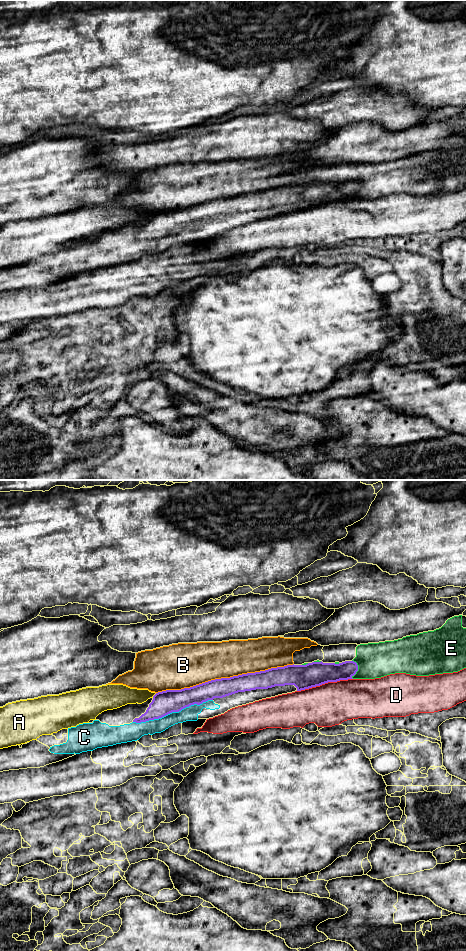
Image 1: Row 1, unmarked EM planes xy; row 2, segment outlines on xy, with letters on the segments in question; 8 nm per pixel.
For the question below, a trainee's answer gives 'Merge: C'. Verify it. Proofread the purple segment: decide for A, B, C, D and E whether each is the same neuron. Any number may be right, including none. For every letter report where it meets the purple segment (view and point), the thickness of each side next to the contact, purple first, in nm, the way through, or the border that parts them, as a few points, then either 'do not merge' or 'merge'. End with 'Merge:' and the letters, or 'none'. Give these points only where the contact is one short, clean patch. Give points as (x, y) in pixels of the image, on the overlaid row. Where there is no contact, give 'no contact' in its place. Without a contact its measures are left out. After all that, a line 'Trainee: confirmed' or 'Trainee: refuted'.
A: contact xy (154, 695); calibres 190 and 160 nm; do not merge
B: contact xy (224, 678); calibres 160 and 320 nm; do not merge
C: contact xy (172, 711); calibres 190 and 120 nm; merge
D: contact xy (324, 683); calibres 190 and 340 nm; do not merge
E: contact xy (357, 669); calibres 160 and 280 nm; do not merge
Merge: C
Trainee: confirmed

